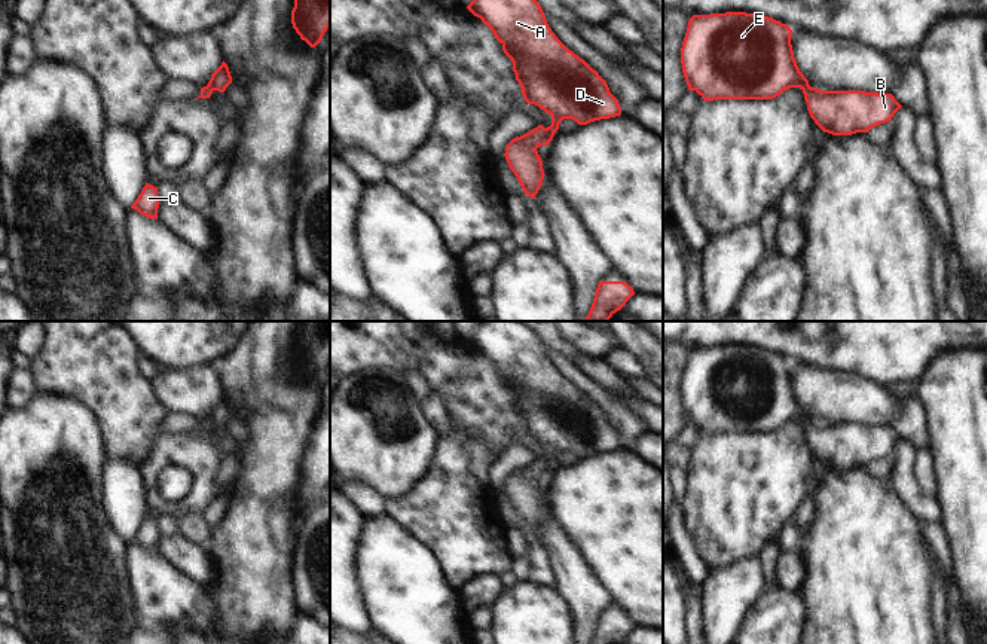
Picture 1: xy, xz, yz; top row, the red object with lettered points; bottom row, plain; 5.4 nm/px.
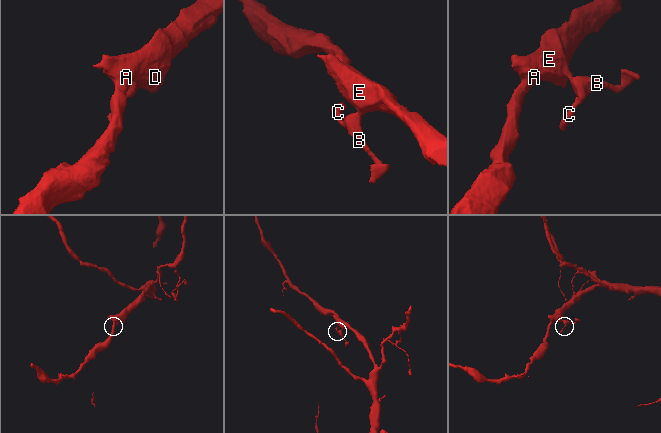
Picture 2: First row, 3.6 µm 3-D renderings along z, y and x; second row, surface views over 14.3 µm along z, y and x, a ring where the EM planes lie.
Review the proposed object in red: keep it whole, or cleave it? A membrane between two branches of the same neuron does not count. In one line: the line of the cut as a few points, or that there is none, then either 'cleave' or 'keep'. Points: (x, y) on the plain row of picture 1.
xz (544, 461), (550, 473) | cleave

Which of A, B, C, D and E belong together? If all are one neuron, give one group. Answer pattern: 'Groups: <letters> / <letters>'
Groups: A D E / B C.

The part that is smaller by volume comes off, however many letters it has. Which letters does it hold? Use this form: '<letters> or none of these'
B, C.

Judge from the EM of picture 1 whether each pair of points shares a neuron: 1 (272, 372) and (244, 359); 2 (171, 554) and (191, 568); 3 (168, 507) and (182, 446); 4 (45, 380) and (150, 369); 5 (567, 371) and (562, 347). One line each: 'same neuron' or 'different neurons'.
1: same neuron
2: same neuron
3: same neuron
4: different neurons
5: different neurons

